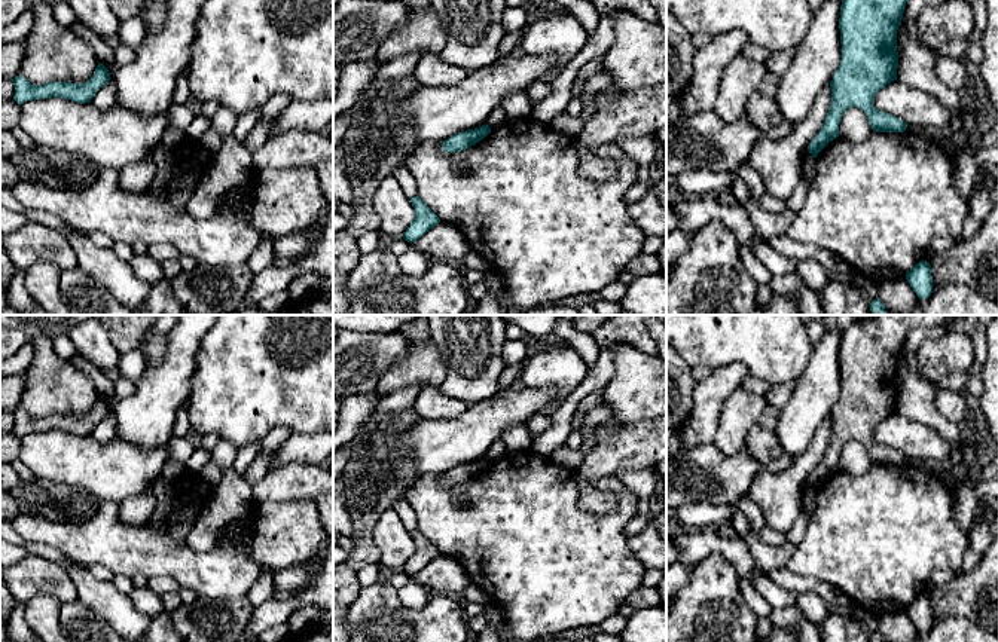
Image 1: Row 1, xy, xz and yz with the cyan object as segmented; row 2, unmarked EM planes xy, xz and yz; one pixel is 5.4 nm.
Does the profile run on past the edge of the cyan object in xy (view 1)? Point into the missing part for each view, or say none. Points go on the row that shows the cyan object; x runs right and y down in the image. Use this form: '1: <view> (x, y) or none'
1: none

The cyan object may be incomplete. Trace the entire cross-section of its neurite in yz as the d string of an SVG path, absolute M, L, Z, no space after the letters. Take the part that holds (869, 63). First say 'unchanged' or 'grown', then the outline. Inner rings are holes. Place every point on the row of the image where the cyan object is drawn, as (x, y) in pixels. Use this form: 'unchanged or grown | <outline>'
unchanged | M842 0L840 4L840 45L842 61L837 67L831 88L831 104L820 132L808 150L812 158L839 137L839 123L849 107L860 107L876 132L904 132L907 123L875 107L876 94L897 80L898 52L897 30L901 24L907 0Z

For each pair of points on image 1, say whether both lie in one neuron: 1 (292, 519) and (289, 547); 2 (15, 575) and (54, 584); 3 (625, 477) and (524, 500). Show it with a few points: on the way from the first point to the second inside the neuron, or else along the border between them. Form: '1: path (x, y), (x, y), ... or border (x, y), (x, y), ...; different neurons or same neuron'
1: path (292, 526), (289, 540); same neuron
2: path (24, 577), (45, 577); same neuron
3: border (615, 476), (640, 498); different neurons

